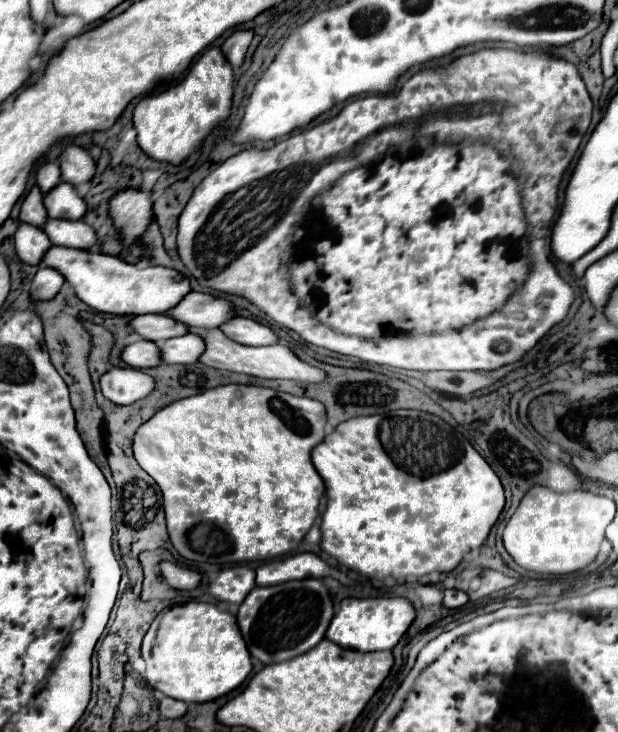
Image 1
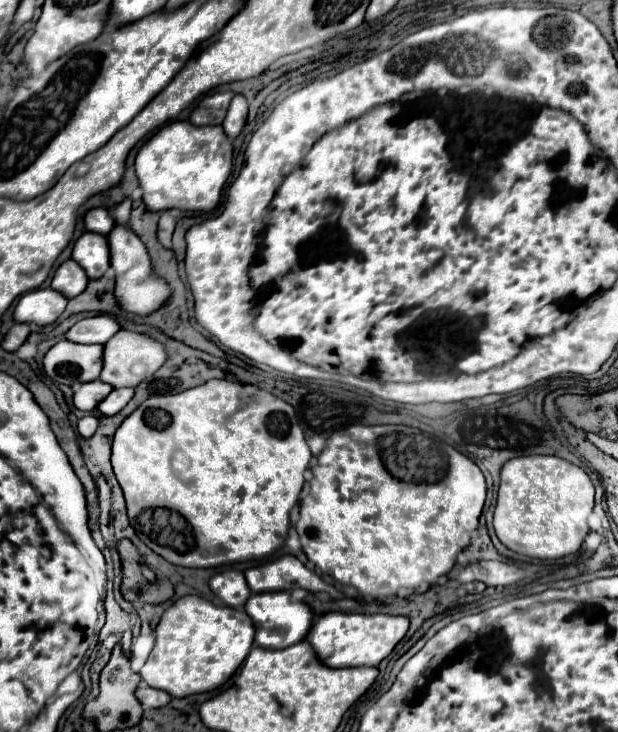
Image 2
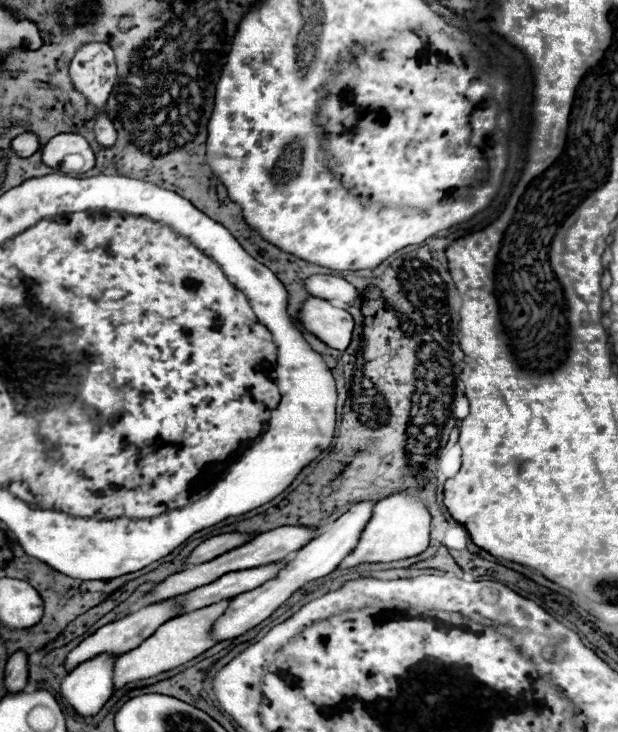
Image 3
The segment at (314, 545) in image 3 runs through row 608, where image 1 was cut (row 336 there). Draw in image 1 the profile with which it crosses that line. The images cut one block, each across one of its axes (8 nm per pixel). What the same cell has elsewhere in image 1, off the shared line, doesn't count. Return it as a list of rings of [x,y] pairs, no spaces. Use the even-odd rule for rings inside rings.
[[[234,316],[228,322],[224,322],[220,326],[220,330],[230,340],[234,340],[238,344],[246,344],[246,346],[268,346],[268,344],[276,344],[276,334],[268,326],[258,324],[252,318]]]

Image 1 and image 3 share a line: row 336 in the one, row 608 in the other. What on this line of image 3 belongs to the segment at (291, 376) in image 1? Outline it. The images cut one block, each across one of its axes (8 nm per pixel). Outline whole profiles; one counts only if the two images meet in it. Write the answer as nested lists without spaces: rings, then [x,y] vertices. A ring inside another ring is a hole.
[[[226,598],[226,600],[220,600],[212,606],[206,606],[206,608],[200,608],[200,610],[194,610],[190,614],[184,614],[184,616],[178,616],[178,618],[164,622],[138,648],[122,654],[116,660],[116,664],[114,664],[114,690],[120,690],[122,686],[126,686],[130,682],[152,678],[152,676],[158,676],[158,674],[168,672],[172,668],[178,668],[178,666],[194,660],[196,656],[200,656],[208,648],[212,648],[216,644],[216,640],[212,638],[212,626],[224,614],[224,610],[228,608],[230,602],[232,600]]]

